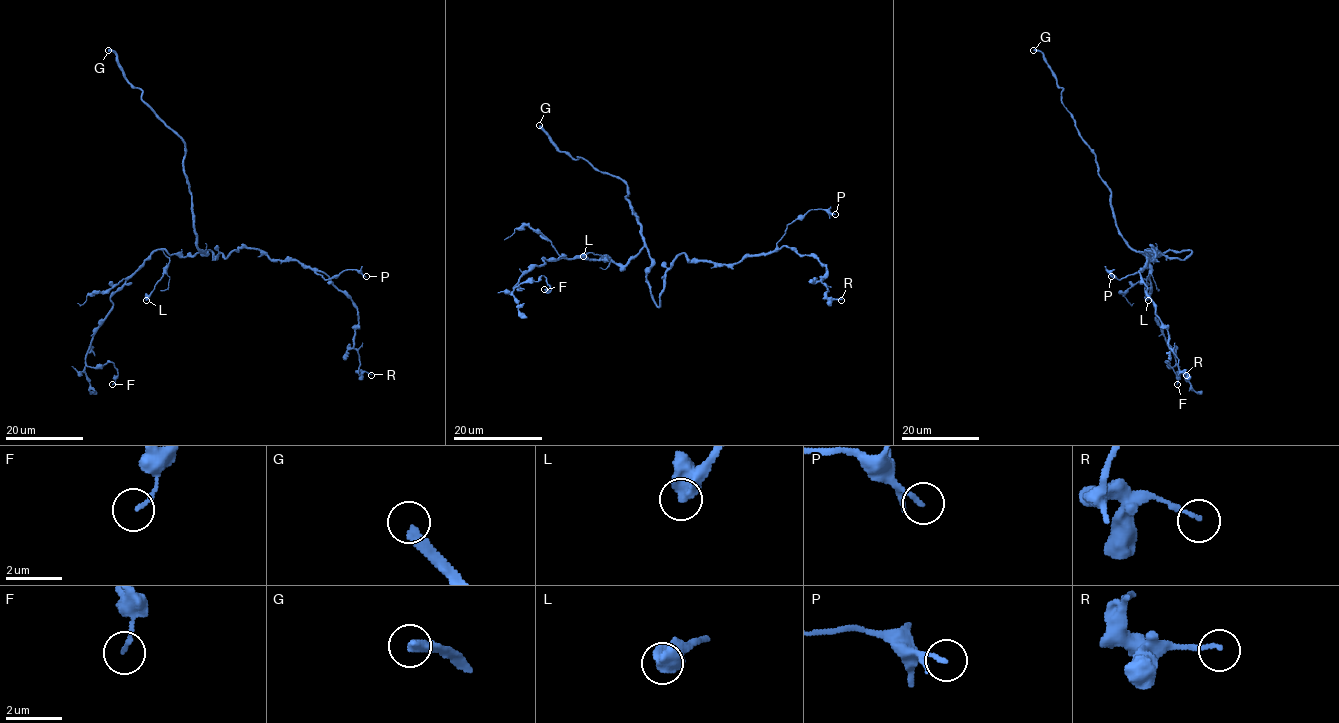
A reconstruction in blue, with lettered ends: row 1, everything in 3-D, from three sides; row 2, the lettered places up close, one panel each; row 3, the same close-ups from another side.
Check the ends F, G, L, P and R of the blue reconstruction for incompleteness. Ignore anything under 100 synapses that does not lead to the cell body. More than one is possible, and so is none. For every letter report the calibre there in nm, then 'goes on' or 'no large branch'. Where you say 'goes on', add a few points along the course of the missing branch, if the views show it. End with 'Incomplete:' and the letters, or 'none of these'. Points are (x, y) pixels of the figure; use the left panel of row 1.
F: 120 nm | no large branch
G: 360 nm | goes on
L: 600 nm | no large branch
P: 100 nm | no large branch
R: 160 nm | no large branch
Incomplete: G

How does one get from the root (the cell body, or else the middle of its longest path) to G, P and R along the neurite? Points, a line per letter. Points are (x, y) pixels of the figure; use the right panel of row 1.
G: (1183, 250), (1152, 255), (1127, 243), (1094, 152), (1063, 104), (1063, 89), (1044, 55), (1033, 50)
P: (1183, 250), (1183, 260), (1151, 258), (1152, 247), (1138, 272), (1111, 276)
R: (1183, 250), (1191, 251), (1183, 260), (1151, 258), (1146, 250), (1152, 247), (1155, 258), (1139, 273), (1186, 375)

